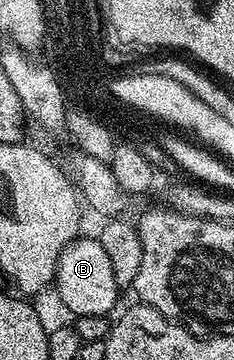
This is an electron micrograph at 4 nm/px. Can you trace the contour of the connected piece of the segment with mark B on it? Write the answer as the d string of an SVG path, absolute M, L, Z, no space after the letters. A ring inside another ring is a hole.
M77 237L70 245L66 245L66 249L62 249L56 266L54 288L66 304L69 316L111 316L117 310L116 298L122 295L122 291L114 281L114 269L110 266L110 256L106 254L106 249L102 249L99 238L84 238Z

